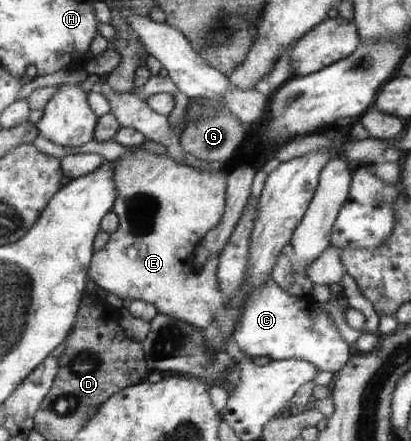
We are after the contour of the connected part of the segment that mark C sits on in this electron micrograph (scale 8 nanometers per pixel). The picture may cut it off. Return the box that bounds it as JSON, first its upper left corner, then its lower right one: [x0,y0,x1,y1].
[232,276,350,374]

